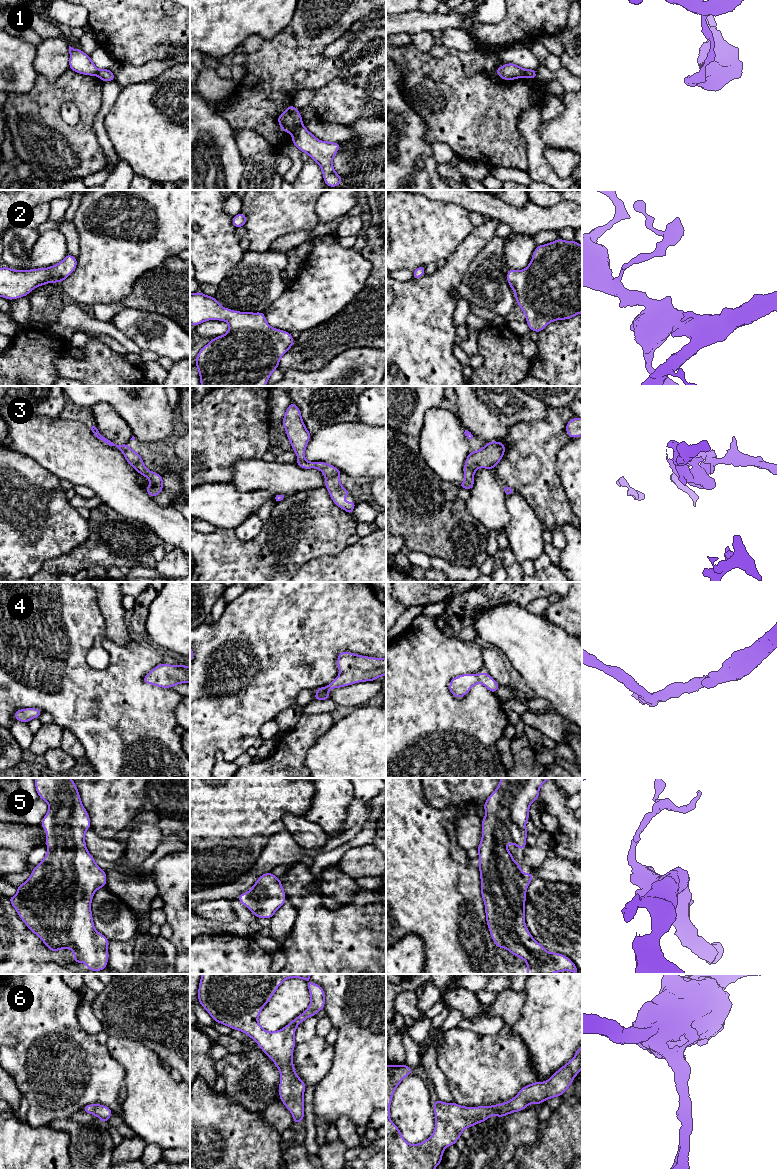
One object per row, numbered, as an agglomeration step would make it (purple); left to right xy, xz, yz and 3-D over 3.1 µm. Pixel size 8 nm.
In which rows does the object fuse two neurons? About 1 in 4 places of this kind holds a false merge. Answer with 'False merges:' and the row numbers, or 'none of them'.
False merges: 1

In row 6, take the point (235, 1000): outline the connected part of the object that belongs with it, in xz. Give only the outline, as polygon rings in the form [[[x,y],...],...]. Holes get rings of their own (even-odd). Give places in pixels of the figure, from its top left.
[[[202,974],[198,1001],[215,1022],[239,1030],[262,1049],[280,1072],[279,1096],[291,1112],[294,1124],[304,1120],[305,1083],[296,1075],[293,1049],[296,1028],[323,1010],[323,988],[309,981],[312,974]],[[289,978],[308,982],[311,1001],[308,1008],[280,1030],[269,1032],[258,1023],[264,1006],[280,984]]]

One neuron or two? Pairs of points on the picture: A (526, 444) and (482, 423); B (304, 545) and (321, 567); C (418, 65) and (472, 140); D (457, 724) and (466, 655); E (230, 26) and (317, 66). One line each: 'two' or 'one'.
A: two
B: two
C: one
D: one
E: two

